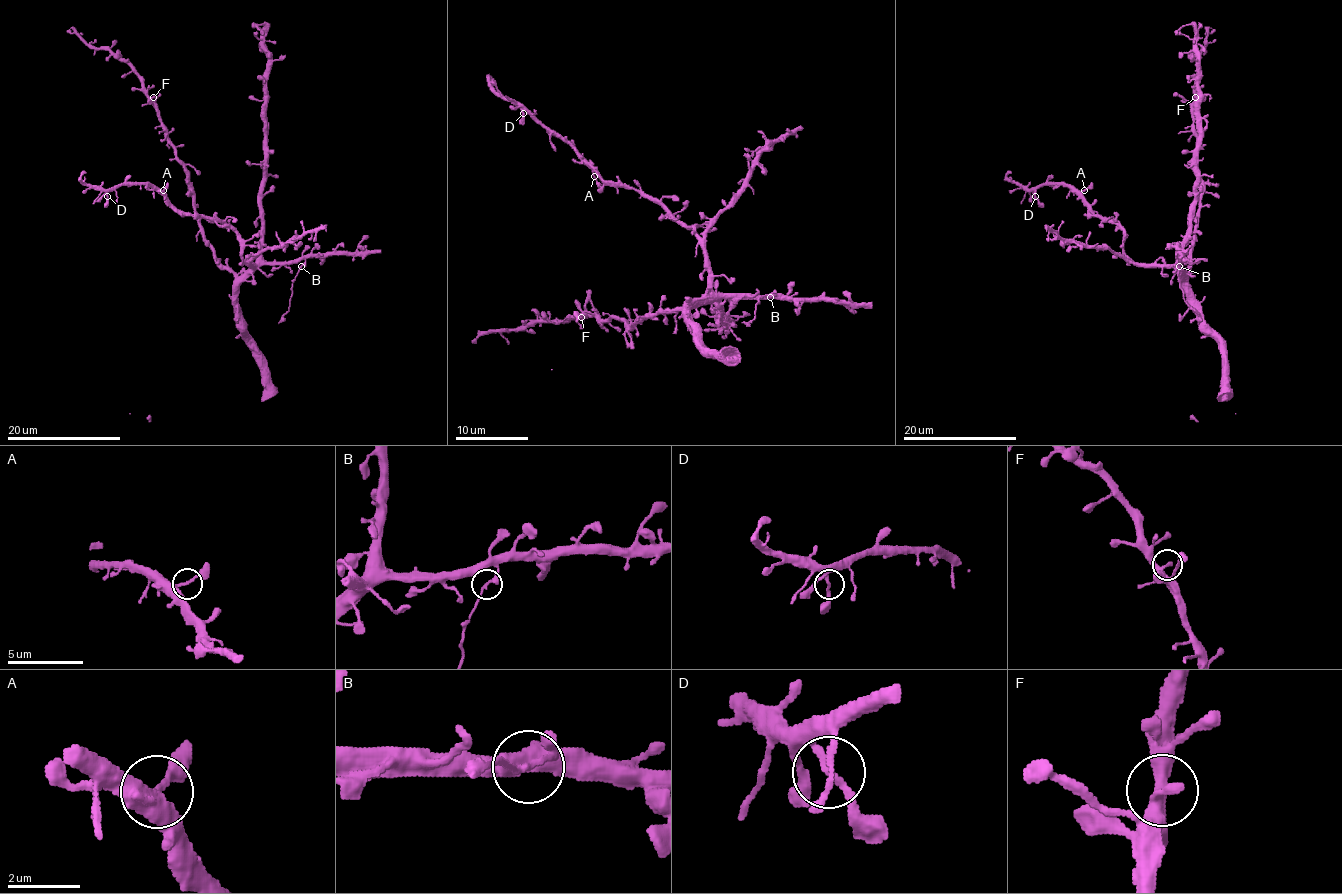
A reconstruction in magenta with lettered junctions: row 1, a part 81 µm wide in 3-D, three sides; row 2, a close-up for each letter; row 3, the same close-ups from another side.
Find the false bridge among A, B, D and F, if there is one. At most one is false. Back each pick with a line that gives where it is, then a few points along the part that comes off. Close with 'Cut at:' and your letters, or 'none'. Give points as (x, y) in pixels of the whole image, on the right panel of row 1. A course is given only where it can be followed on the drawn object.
B: (1179, 266) | (1179, 265), (1178, 277), (1185, 301), (1199, 315), (1199, 323)
Cut at: B

